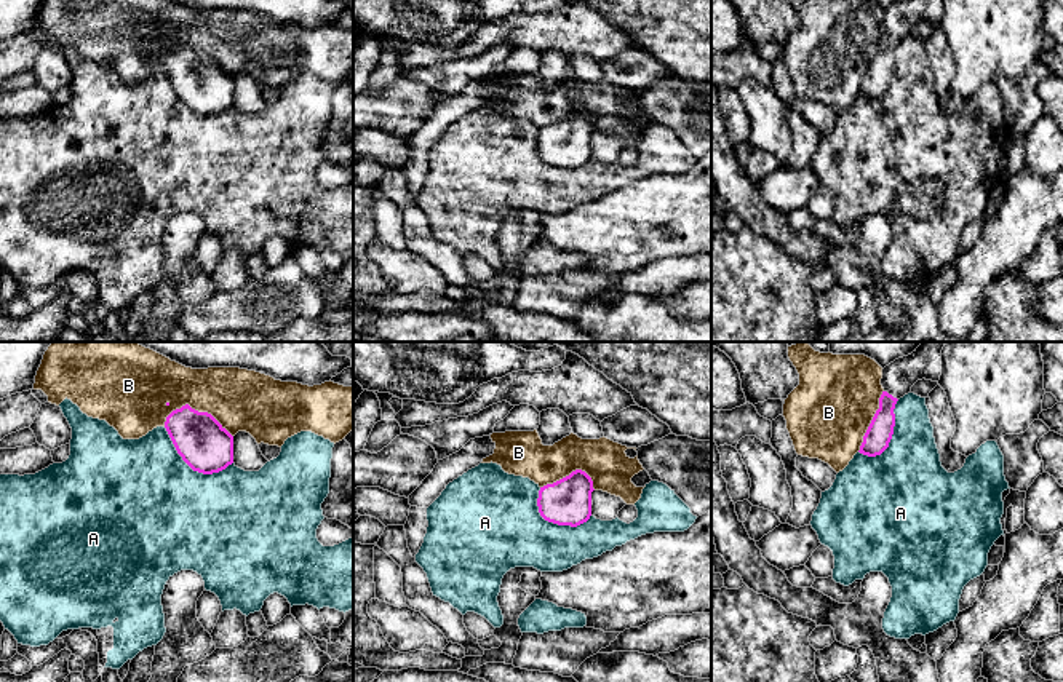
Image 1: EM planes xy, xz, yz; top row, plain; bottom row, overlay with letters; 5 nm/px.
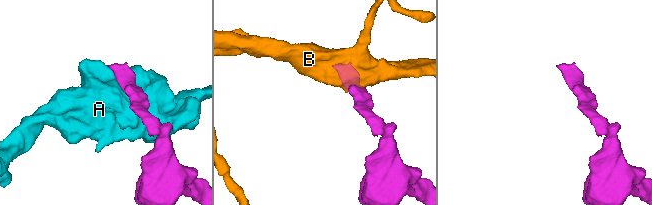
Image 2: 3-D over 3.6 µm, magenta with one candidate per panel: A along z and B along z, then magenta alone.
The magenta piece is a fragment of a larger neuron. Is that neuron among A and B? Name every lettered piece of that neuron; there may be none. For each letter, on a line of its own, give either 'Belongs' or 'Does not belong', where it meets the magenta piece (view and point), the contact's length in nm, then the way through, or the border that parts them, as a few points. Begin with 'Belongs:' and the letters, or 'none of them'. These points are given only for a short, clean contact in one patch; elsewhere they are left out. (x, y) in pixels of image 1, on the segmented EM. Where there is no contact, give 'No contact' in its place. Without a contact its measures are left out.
Belongs: none of them
A: Does not belong. Touches magenta at xy (192, 468). Shared border 400 nm
B: Does not belong. Touches magenta at xy (197, 411). Shared border 360 nm

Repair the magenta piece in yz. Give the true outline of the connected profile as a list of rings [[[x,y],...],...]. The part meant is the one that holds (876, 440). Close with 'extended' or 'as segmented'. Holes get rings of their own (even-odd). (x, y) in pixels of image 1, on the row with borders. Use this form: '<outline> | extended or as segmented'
[[[921,342],[908,356],[898,358],[882,369],[881,385],[884,388],[876,410],[860,446],[860,454],[881,455],[894,434],[895,404],[911,393],[918,380],[938,382],[942,375],[942,350],[946,342]]] | extended

